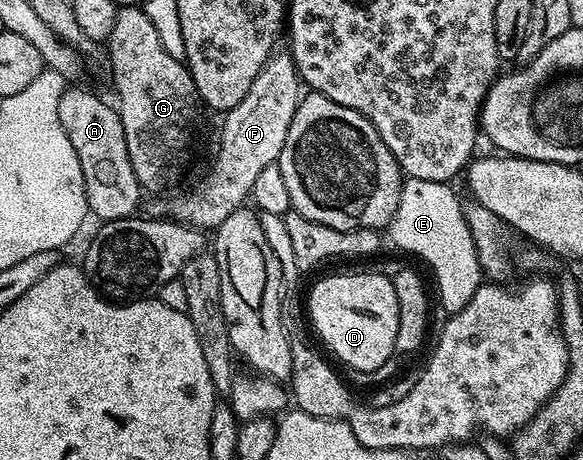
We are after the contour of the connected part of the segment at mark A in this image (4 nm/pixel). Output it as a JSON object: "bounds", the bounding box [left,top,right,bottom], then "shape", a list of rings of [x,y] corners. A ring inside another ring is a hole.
{"bounds":[59,86,143,222],"shape":[[[72,86],[61,91],[59,124],[63,124],[63,132],[67,132],[67,140],[71,140],[75,156],[79,156],[79,168],[83,168],[89,214],[105,222],[134,217],[138,213],[137,205],[141,202],[143,188],[127,156],[127,136],[123,136],[121,115],[99,95]]]}

